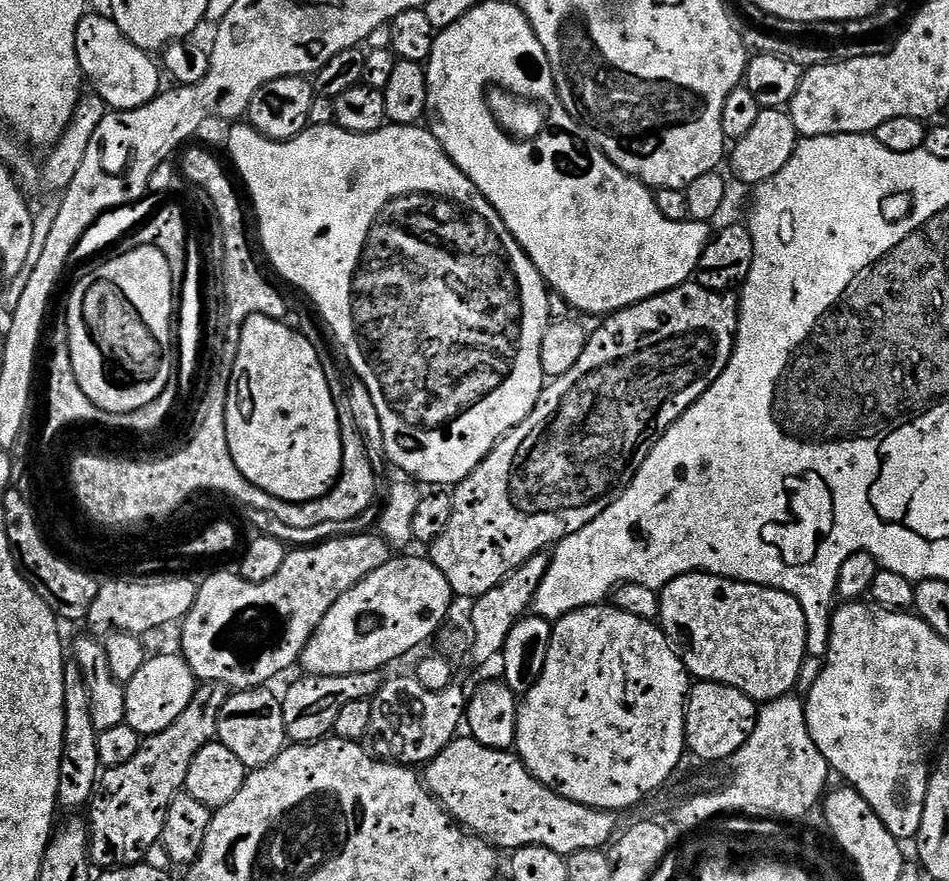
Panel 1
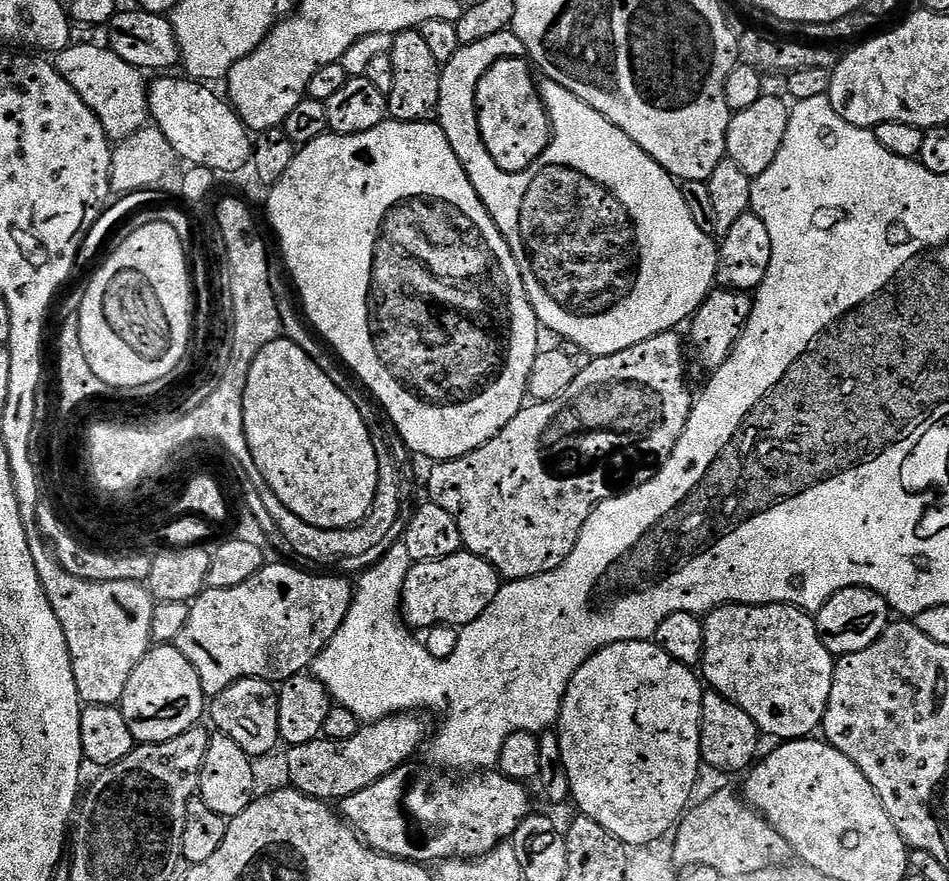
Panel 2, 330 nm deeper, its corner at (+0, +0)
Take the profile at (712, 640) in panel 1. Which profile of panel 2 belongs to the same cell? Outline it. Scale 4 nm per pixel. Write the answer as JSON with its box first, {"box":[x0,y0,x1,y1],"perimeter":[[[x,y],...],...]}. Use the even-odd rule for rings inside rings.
{"box":[698,602,834,738],"perimeter":[[[777,602],[775,604],[719,604],[710,609],[710,611],[703,613],[702,621],[704,623],[703,652],[698,668],[702,673],[703,683],[707,687],[714,690],[722,690],[722,694],[726,694],[726,698],[738,702],[738,706],[742,706],[742,710],[746,710],[746,714],[750,714],[757,733],[764,735],[765,732],[768,738],[807,736],[817,731],[820,715],[824,713],[826,698],[830,694],[834,656],[818,638],[813,617],[805,609],[797,608],[795,604],[787,602]]]}

